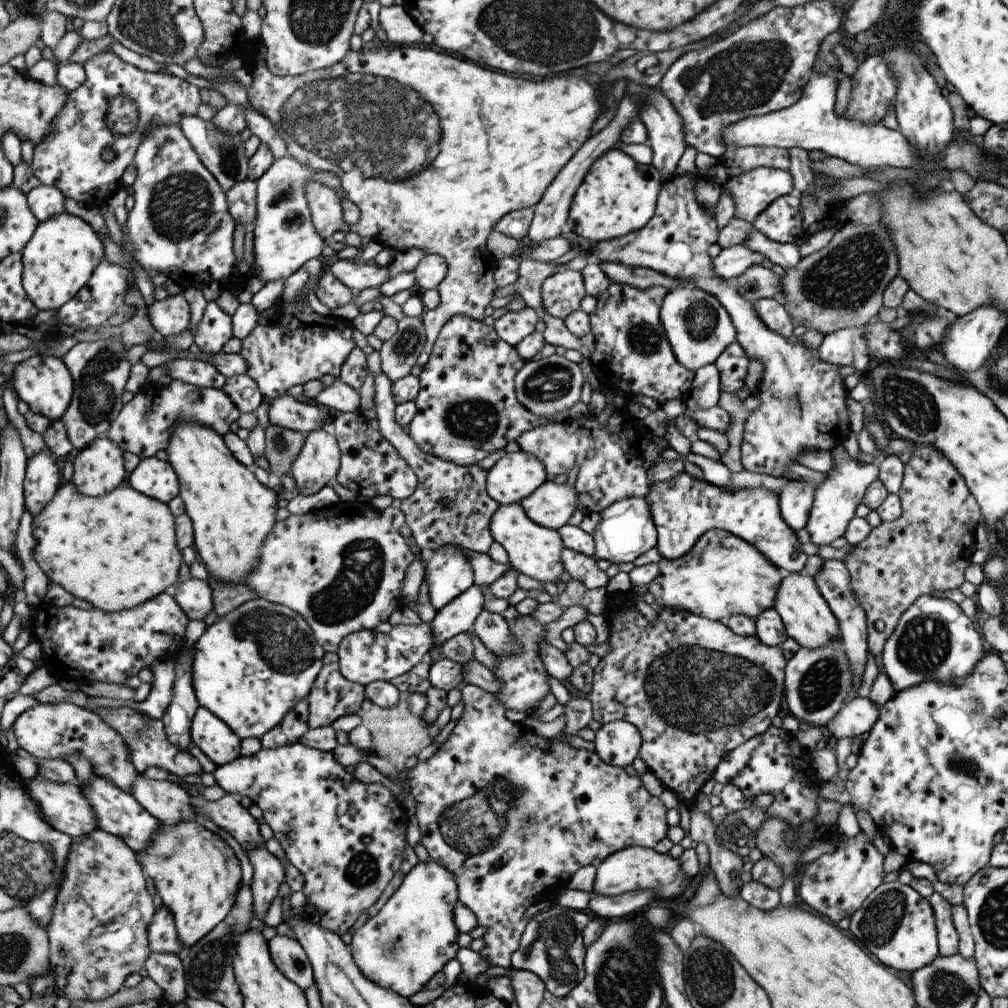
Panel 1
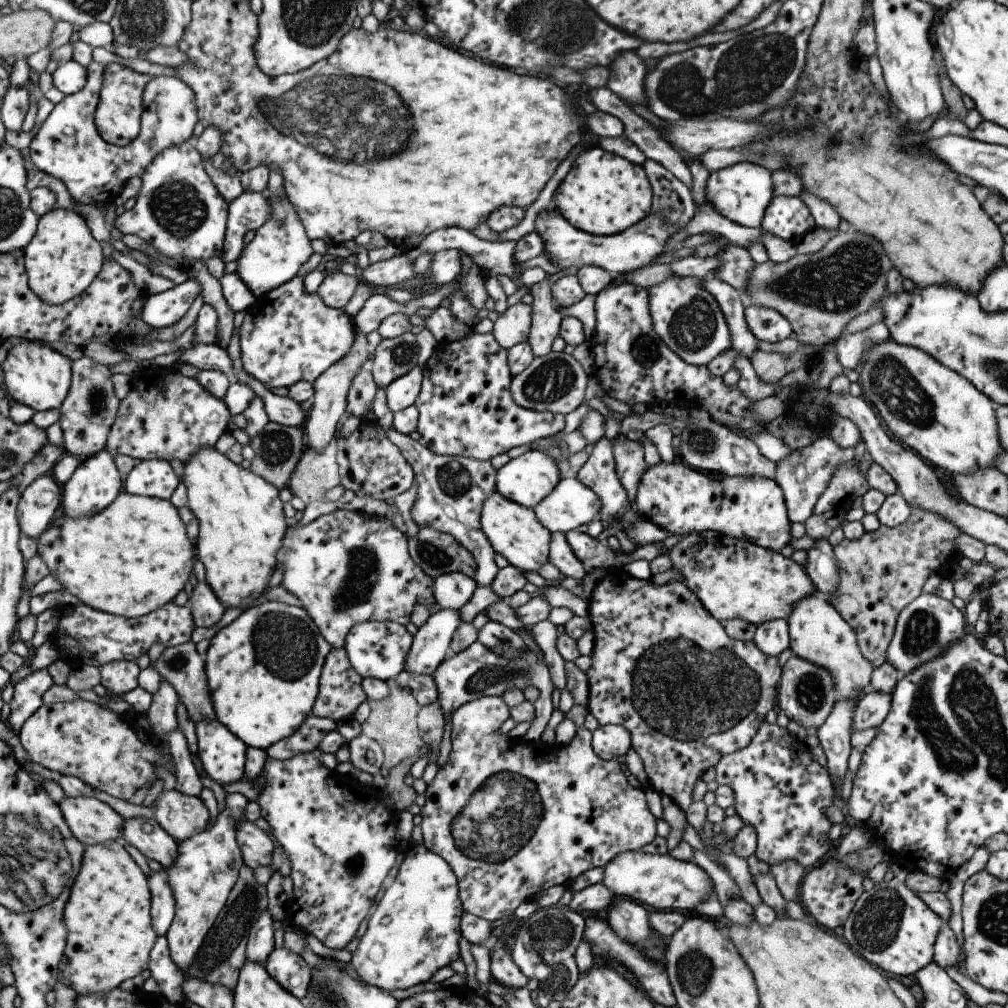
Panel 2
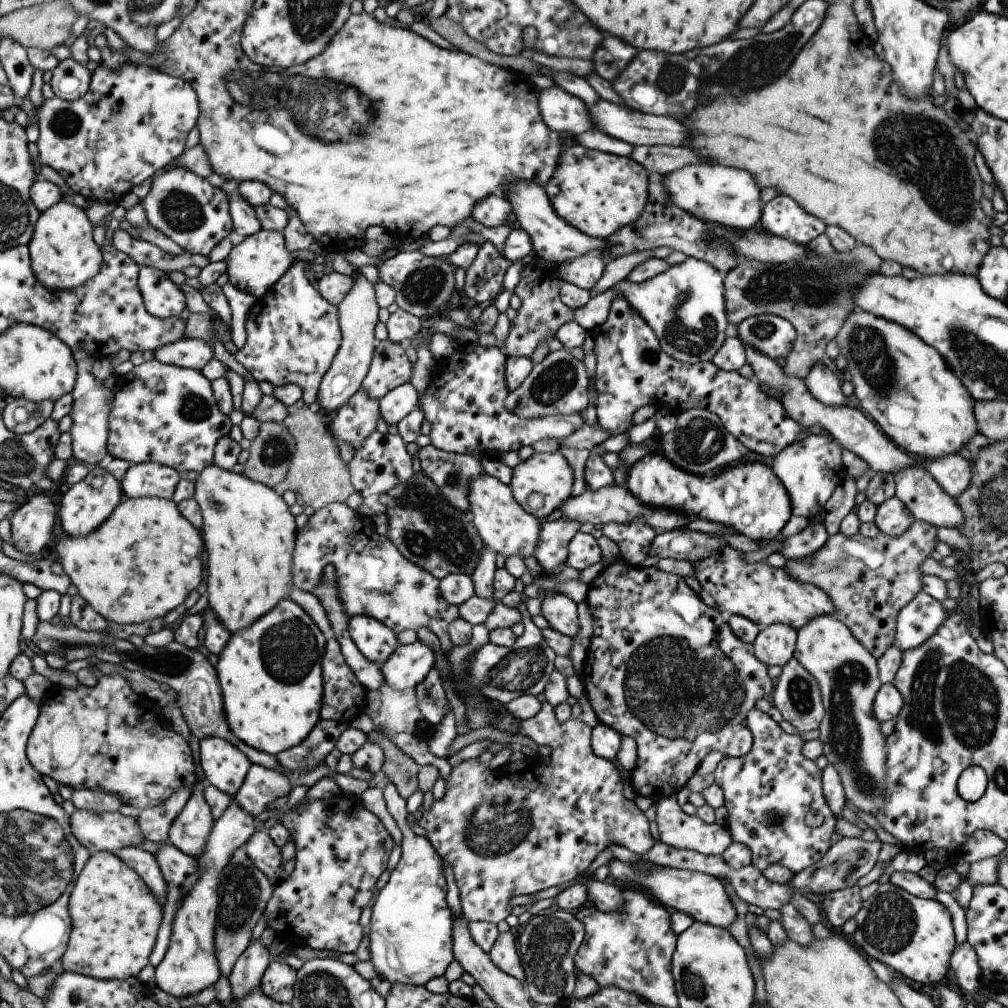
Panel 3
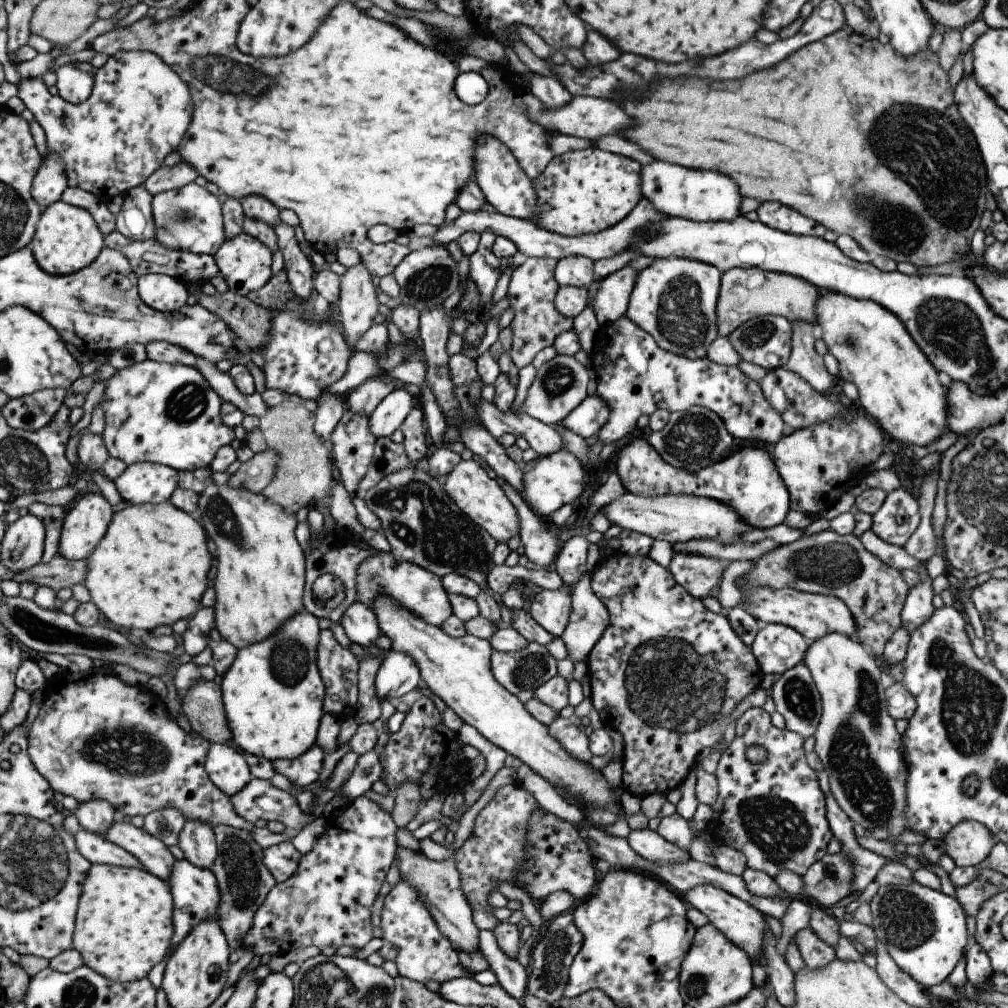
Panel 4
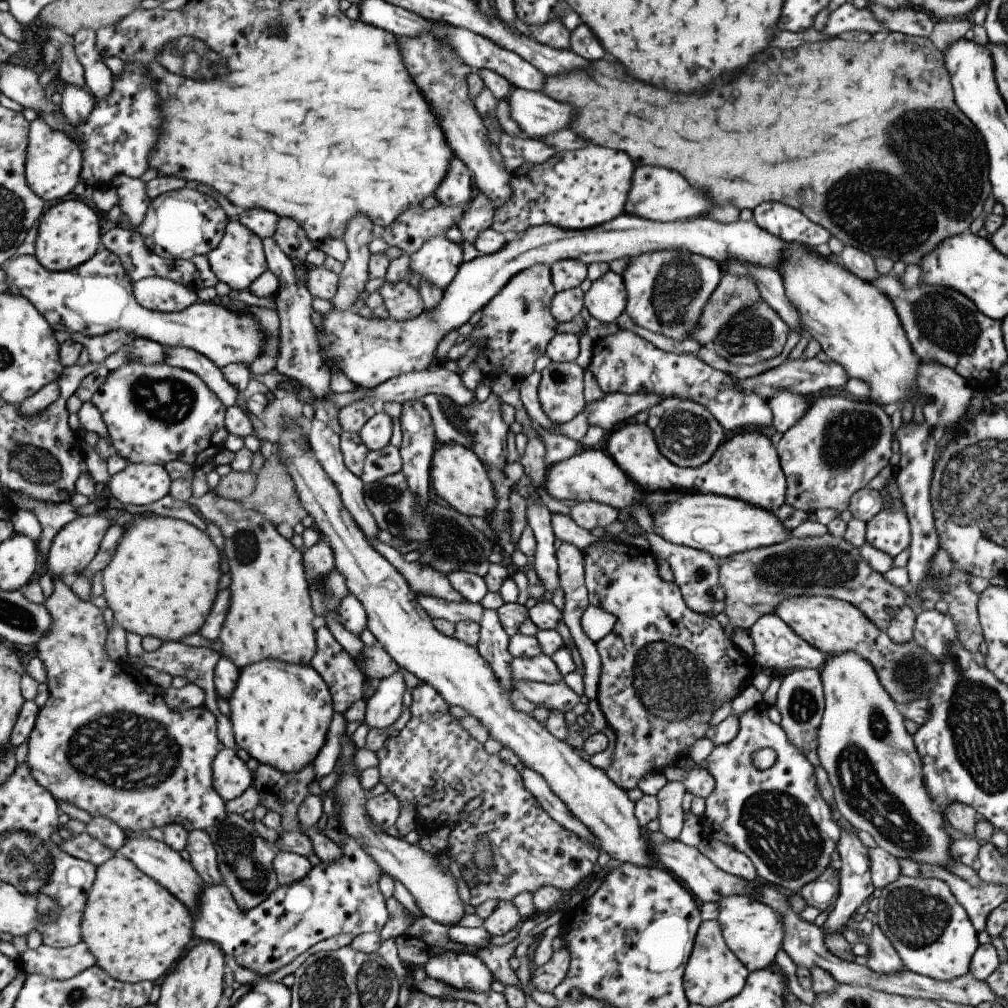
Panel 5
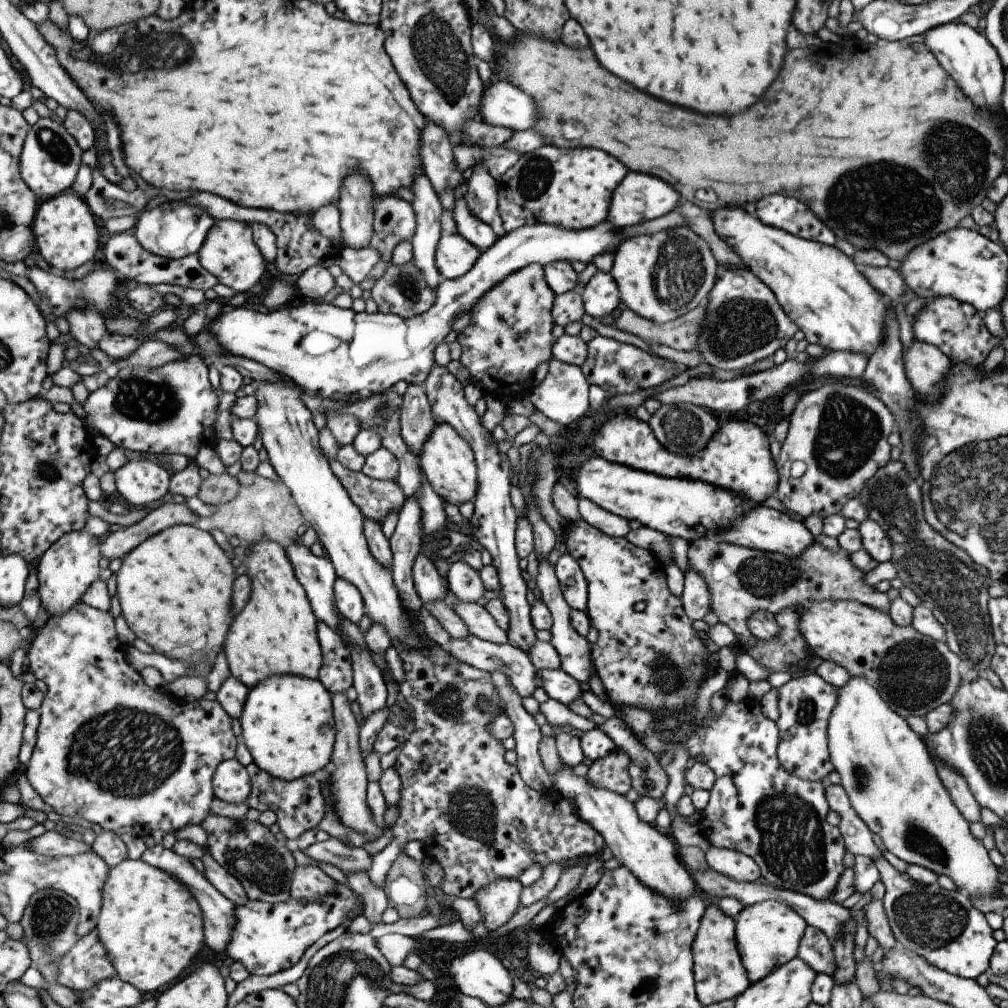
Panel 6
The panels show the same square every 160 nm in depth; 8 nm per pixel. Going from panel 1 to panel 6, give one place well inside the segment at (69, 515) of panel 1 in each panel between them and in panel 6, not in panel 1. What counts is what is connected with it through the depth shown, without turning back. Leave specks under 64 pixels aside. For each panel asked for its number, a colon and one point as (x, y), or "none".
2: (131, 559)
3: (140, 563)
4: (150, 570)
5: (161, 582)
6: (174, 590)

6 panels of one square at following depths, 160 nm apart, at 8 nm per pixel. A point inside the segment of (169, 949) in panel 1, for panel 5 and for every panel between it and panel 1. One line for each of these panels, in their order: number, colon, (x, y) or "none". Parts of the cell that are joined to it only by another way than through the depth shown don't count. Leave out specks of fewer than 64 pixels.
2: (163, 904)
3: (146, 864)
4: (98, 849)
5: (85, 847)

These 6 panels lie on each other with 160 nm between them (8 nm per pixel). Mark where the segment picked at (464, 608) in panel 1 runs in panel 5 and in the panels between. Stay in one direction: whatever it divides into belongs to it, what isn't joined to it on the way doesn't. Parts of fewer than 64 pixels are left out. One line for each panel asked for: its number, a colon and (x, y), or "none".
2: (430, 641)
3: (407, 665)
4: (397, 675)
5: (384, 706)

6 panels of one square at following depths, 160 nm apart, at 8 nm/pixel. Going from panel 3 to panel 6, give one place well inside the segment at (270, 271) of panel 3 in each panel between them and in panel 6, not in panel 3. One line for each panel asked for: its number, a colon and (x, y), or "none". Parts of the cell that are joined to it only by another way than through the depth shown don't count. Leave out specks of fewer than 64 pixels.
4: (243, 261)
5: (238, 260)
6: (229, 254)

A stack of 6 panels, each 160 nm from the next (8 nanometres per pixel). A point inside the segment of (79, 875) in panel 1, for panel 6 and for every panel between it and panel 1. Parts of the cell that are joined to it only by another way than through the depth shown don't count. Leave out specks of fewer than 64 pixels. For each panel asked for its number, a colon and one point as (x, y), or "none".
2: (111, 935)
3: (116, 915)
4: (124, 922)
5: (136, 929)
6: (152, 926)

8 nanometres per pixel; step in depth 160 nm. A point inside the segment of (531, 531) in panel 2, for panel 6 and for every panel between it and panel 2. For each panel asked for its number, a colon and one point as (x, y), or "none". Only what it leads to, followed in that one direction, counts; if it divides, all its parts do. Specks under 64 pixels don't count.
3: (504, 527)
4: (467, 485)
5: (457, 479)
6: (446, 462)

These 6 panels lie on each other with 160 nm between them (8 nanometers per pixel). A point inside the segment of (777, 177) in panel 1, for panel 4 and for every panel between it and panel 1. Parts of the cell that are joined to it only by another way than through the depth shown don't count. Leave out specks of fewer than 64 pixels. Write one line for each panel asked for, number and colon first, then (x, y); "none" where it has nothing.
2: (740, 192)
3: (708, 193)
4: (673, 191)

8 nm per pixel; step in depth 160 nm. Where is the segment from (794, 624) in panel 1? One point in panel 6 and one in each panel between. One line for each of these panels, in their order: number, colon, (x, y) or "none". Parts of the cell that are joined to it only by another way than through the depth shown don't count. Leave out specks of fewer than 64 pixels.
2: (817, 634)
3: (846, 674)
4: (860, 750)
5: (870, 762)
6: (886, 774)

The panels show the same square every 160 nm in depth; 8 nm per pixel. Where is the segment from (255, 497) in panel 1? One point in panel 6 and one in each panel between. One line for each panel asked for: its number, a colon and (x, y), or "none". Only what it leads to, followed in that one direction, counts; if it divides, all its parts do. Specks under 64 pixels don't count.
2: (241, 524)
3: (249, 533)
4: (260, 566)
5: (270, 615)
6: (275, 633)

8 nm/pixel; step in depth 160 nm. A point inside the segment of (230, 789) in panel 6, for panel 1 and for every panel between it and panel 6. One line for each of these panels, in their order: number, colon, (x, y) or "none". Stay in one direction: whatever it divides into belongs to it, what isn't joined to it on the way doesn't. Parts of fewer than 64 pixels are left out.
1: (210, 734)
2: (222, 755)
3: (224, 766)
4: (225, 765)
5: (231, 777)

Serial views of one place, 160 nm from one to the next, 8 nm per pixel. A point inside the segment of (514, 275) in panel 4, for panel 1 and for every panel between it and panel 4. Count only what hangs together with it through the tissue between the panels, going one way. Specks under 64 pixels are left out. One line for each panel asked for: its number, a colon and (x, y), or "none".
1: (512, 326)
2: (511, 327)
3: (541, 313)

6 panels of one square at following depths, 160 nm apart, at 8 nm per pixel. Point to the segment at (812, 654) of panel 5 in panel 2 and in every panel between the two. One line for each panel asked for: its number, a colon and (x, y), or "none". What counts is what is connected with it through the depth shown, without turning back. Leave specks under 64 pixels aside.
2: (771, 637)
3: (774, 645)
4: (776, 648)

